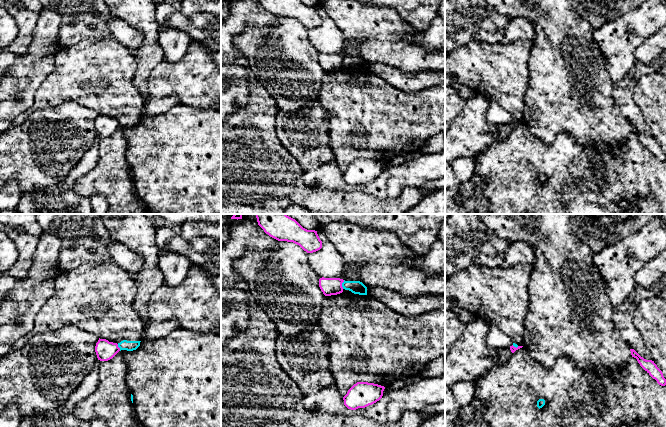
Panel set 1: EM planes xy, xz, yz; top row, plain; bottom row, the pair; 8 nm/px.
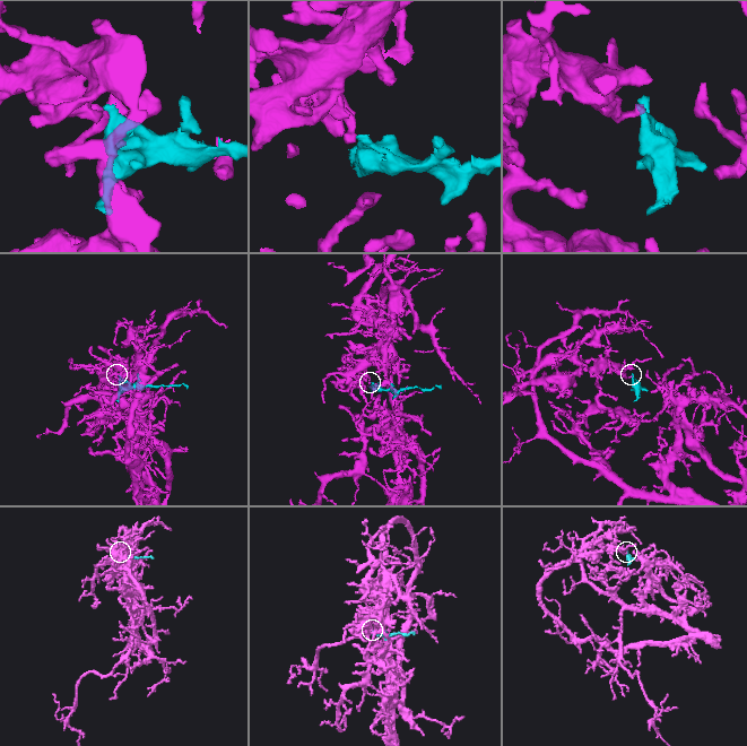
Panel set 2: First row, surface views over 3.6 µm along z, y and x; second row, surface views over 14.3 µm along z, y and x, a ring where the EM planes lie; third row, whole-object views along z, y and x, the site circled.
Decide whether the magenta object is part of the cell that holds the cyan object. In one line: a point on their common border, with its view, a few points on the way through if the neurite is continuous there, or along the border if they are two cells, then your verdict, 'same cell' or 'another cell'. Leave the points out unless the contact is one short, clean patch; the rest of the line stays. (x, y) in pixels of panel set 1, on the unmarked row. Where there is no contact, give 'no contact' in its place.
contact xz (342, 60); border xz (344, 56), (342, 64); another cell

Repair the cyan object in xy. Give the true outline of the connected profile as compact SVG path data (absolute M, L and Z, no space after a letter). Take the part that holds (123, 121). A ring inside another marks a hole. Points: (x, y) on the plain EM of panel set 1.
M123 116L120 119L118 119L118 123L121 126L127 126L127 127L133 127L136 126L140 122L141 117L127 117Z

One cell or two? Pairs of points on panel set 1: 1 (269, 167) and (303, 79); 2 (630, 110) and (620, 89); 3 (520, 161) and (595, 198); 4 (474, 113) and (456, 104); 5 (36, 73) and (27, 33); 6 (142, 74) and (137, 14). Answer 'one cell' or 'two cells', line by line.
1: two cells
2: one cell
3: one cell
4: two cells
5: two cells
6: one cell

